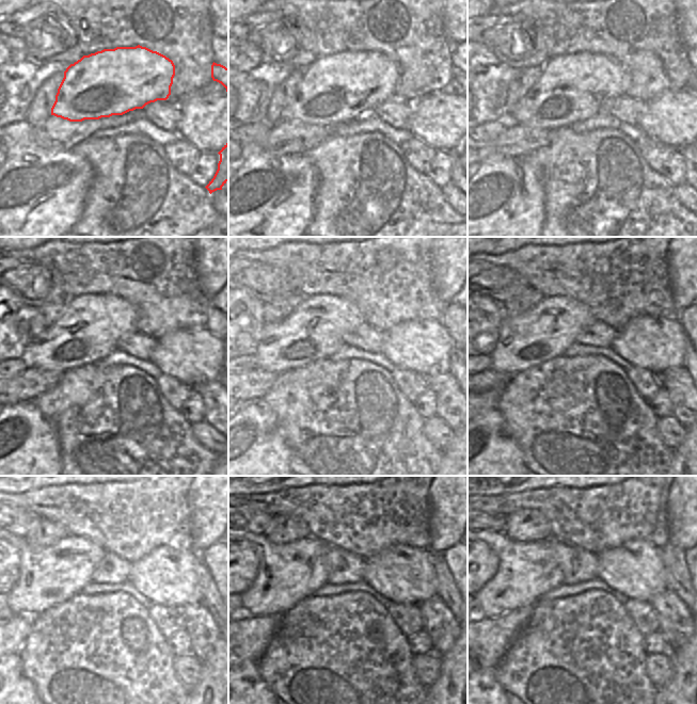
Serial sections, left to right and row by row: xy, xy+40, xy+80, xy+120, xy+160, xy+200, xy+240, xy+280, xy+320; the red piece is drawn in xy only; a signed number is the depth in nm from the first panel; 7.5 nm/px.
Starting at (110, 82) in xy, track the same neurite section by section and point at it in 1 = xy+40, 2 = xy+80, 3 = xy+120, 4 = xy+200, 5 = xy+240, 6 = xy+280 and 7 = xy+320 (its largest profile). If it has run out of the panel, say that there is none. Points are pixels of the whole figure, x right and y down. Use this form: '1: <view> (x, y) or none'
1: xy+40 (339, 88)
2: xy+80 (573, 88)
3: xy+120 (91, 326)
4: xy+200 (548, 330)
5: xy+240 (49, 576)
6: xy+280 (287, 573)
7: xy+320 (527, 571)

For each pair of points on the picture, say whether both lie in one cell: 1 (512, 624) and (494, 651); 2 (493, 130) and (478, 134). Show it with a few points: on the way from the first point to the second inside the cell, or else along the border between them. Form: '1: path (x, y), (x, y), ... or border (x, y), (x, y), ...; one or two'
1: path (506, 630), (494, 644); one
2: path (490, 130), (481, 132); one

